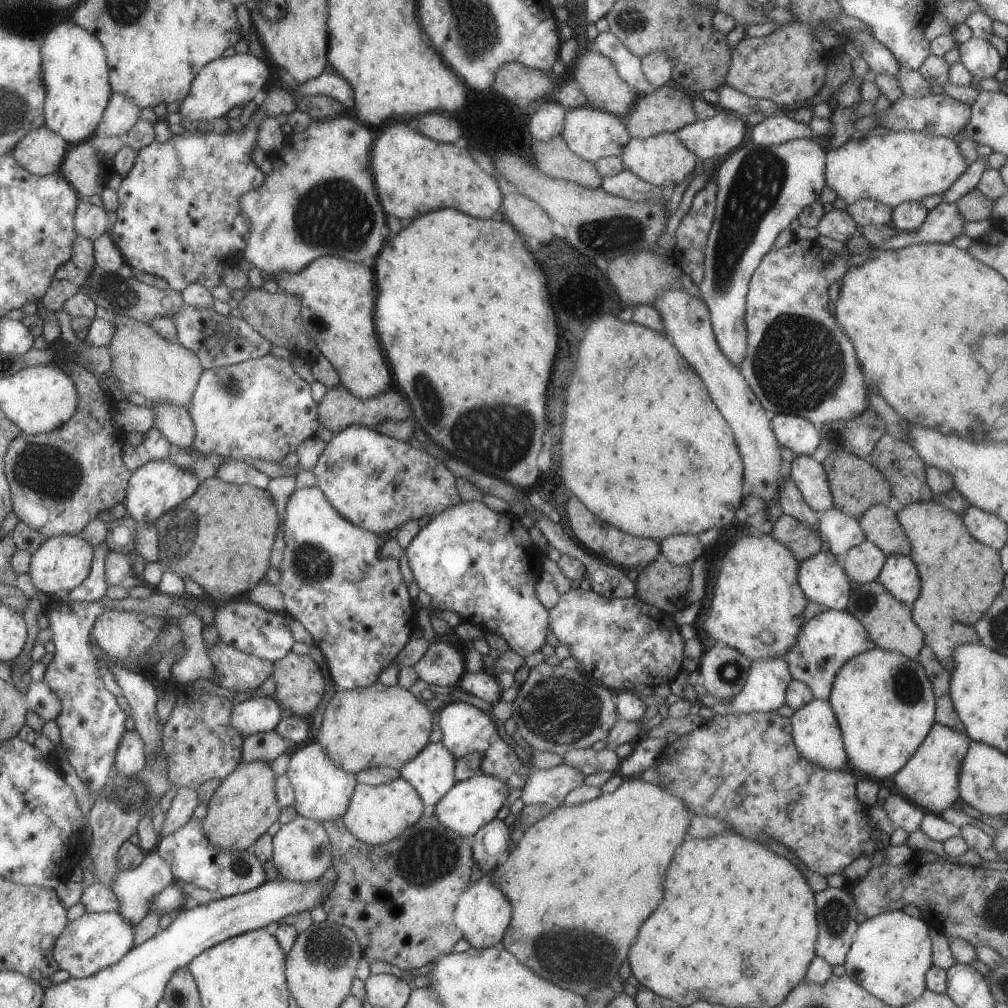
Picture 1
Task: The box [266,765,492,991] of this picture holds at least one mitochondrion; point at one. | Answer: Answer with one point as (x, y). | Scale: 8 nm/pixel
(324, 948)

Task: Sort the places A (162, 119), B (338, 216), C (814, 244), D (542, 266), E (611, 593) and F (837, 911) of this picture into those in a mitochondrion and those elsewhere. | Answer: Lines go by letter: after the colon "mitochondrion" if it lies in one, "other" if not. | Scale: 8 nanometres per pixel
A: other
B: mitochondrion
C: other
D: other
E: other
F: mitochondrion

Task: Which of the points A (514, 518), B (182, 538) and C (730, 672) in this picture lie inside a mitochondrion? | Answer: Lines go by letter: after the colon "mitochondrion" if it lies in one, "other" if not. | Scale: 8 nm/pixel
A: other
B: mitochondrion
C: mitochondrion

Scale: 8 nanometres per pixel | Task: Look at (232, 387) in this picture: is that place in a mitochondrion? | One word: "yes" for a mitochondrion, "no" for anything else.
yes

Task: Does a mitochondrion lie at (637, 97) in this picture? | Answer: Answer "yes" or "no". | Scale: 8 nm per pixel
no

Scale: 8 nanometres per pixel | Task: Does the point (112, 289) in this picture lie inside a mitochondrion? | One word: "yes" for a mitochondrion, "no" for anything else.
yes

